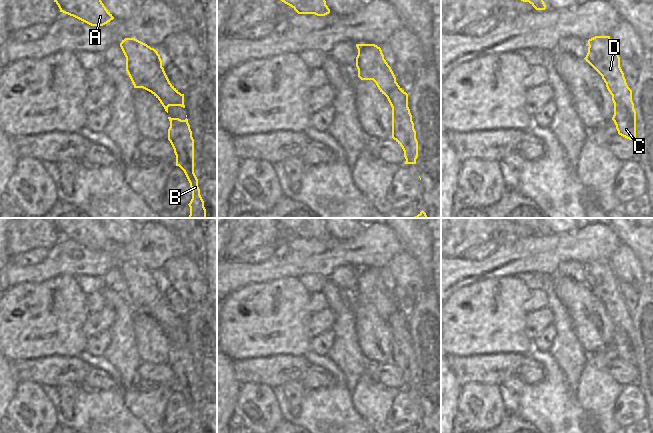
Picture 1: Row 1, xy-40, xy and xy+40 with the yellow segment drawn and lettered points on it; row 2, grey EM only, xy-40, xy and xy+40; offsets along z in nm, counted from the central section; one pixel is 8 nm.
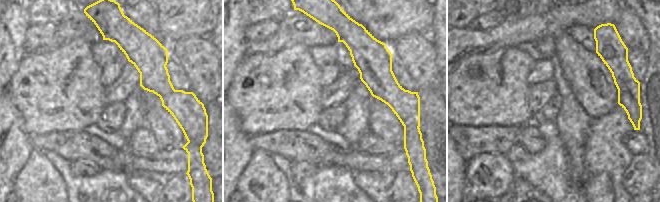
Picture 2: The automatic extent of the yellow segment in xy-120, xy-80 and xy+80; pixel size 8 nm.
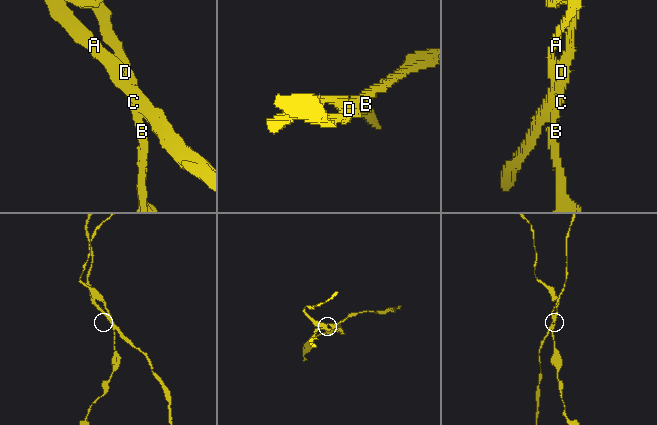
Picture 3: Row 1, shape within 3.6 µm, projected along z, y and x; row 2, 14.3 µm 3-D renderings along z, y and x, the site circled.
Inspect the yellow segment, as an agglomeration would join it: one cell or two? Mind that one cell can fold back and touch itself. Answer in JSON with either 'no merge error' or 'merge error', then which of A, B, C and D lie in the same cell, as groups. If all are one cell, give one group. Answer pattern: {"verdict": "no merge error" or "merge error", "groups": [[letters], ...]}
{"verdict": "merge error", "groups": [["A"], ["B", "C", "D"]]}

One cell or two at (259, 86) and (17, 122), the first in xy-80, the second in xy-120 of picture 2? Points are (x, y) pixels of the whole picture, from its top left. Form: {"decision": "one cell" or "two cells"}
{"decision": "two cells"}

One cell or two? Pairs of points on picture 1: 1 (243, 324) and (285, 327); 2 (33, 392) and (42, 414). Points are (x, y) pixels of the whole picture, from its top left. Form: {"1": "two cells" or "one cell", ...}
{"1": "one cell", "2": "one cell"}

